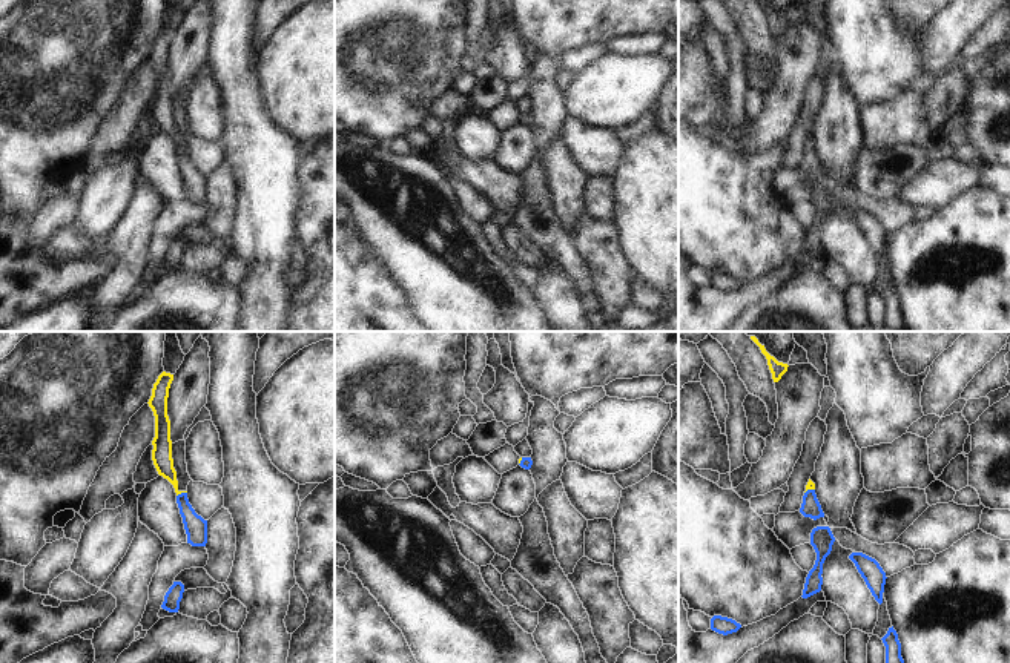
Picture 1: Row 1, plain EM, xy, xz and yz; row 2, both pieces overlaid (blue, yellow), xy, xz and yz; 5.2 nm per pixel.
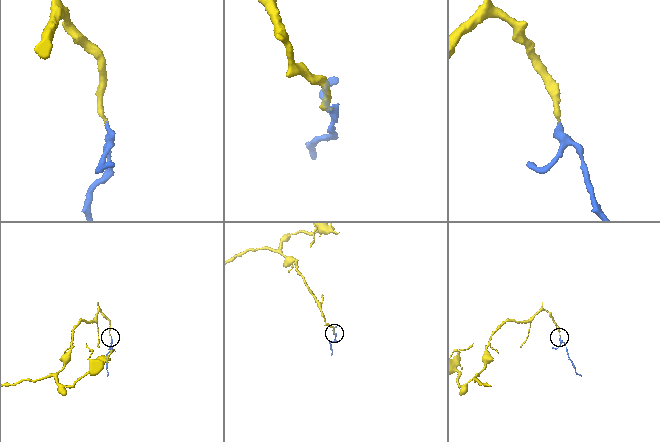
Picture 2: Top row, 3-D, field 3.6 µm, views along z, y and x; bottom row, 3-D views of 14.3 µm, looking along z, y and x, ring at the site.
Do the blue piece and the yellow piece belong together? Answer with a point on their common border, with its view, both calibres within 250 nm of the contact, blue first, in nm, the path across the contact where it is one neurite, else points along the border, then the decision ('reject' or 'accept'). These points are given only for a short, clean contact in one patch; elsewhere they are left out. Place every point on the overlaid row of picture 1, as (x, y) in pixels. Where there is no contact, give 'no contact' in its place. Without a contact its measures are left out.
xy (181, 493) | 120/110 nm | across xy (195, 527), (186, 511), (181, 493), (165, 468), (161, 455) | accept

